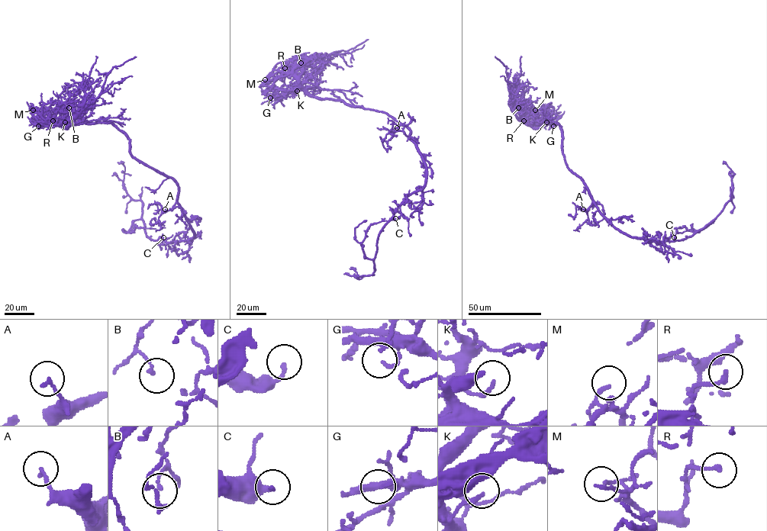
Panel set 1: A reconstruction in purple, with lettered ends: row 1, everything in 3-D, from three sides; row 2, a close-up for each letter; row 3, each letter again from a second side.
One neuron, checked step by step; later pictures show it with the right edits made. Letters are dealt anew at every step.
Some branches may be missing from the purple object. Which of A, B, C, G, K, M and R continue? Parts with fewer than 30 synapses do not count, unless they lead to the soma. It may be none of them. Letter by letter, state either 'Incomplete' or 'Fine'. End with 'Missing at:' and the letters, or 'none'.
A: Fine
B: Fine
C: Fine
G: Fine
K: Fine
M: Fine
R: Fine
Missing at: none

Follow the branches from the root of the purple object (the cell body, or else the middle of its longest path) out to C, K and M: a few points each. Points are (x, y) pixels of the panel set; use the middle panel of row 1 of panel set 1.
C: (404, 126), (410, 130), (410, 138), (422, 157), (426, 181), (421, 188), (407, 197), (390, 219), (395, 218)
K: (404, 126), (381, 111), (349, 106), (342, 101), (318, 99), (308, 95), (301, 88), (297, 91)
M: (404, 126), (381, 111), (349, 106), (342, 101), (317, 98), (301, 88), (281, 90), (264, 85), (265, 79)

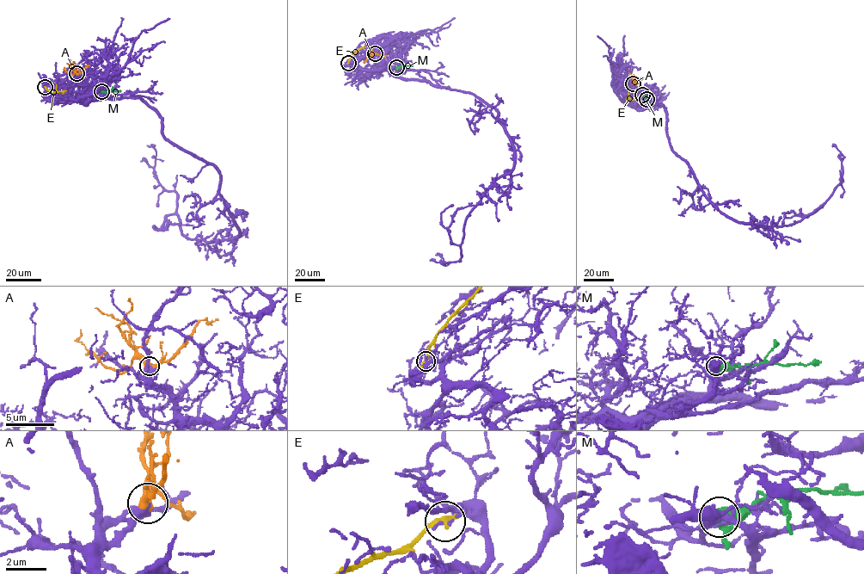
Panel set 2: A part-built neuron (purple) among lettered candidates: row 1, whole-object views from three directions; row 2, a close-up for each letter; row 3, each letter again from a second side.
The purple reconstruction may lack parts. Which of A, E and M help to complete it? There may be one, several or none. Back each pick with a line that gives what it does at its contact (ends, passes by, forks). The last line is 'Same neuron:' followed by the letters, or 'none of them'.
A: it passes by
Same neuron: A

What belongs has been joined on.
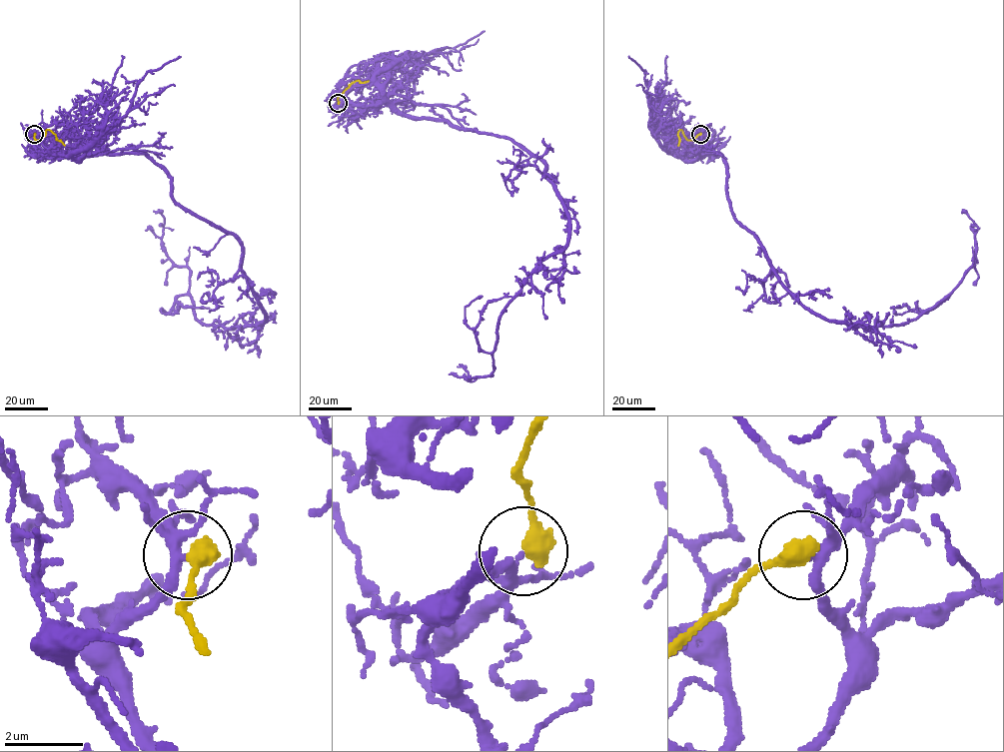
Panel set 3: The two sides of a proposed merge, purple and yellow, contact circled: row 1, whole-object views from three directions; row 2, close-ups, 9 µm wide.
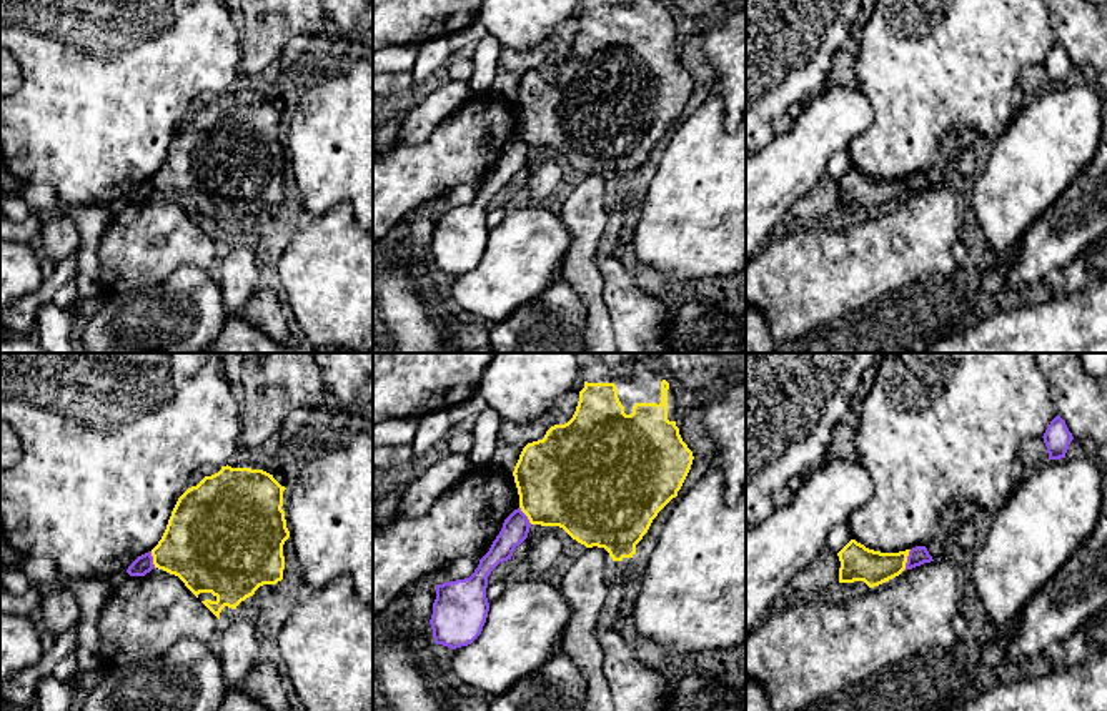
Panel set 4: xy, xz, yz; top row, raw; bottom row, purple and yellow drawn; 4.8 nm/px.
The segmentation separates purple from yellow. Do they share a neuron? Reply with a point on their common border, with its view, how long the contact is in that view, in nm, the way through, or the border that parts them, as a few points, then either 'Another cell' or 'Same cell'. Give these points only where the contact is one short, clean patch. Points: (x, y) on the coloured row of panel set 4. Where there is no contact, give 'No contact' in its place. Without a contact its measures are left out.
Touches purple at yz (908, 560). Shared border 110 nm. Boundary: yz (911, 550), (903, 570). Another cell

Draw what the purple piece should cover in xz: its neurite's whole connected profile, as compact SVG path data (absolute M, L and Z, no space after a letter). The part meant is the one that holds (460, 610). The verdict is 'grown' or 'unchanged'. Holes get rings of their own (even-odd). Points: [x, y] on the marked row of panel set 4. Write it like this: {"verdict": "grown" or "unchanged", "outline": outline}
{"verdict": "unchanged", "outline": "M521 508L514 510L469 578L436 584L429 619L436 644L456 649L481 634L489 611L488 576L499 563L511 559L514 548L528 538L529 526Z"}

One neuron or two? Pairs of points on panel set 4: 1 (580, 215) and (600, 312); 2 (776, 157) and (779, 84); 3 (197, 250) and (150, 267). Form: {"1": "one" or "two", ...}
{"1": "one", "2": "two", "3": "one"}

